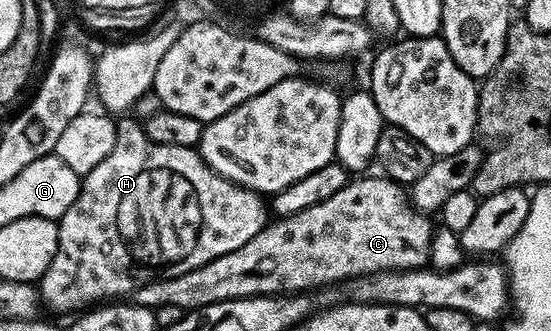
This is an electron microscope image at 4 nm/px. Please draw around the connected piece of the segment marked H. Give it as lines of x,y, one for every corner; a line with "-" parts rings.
125,116
116,126
116,146
110,151
110,155
106,155
106,159
102,159
102,163
98,163
98,167
94,167
94,171
90,171
83,178
78,199
74,199
68,212
59,218
58,251
38,282
40,300
56,313
68,313
71,309
80,311
105,299
127,298
132,290
151,281
170,279
174,275
186,275
186,271
194,271
230,251
238,251
242,243
250,243
250,239
254,239
254,235
258,235
258,231
262,231
269,220
270,214
264,210
264,201
265,198
261,194
255,193
252,189
243,189
241,185
235,185
233,181
227,181
225,177
215,173
195,148
154,142
147,136
143,124
135,116

